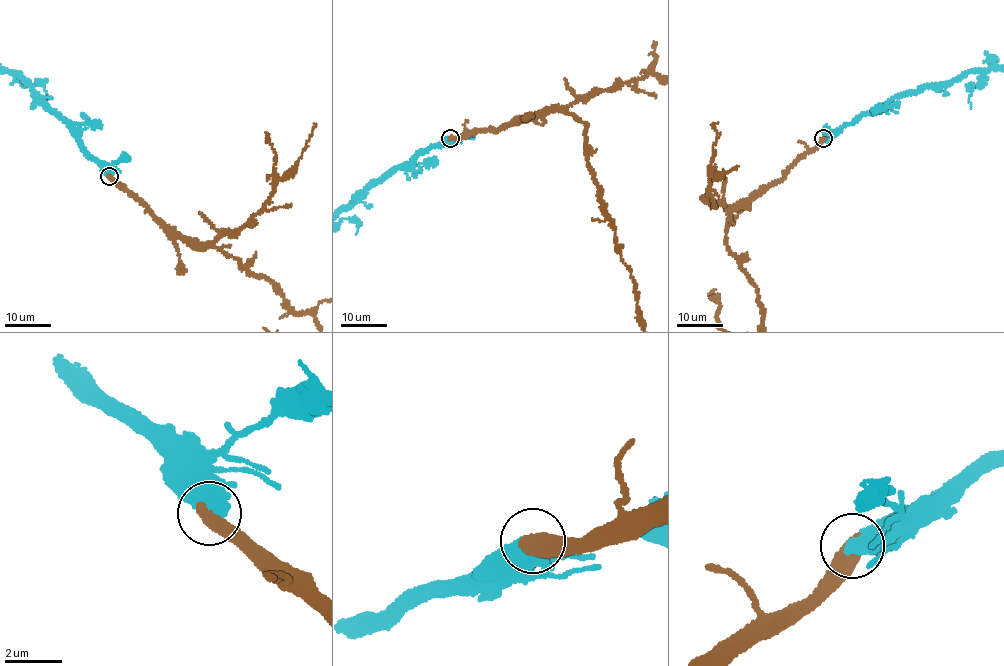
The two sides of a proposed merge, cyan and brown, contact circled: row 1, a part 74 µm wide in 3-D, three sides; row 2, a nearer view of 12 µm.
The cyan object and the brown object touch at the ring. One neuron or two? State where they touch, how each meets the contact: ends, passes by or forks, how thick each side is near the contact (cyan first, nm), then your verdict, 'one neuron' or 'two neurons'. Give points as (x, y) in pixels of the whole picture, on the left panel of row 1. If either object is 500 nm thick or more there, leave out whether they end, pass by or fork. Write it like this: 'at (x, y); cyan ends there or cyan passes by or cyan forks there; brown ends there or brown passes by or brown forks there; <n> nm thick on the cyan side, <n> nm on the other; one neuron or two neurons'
at (109, 176); 600 nm thick on the cyan side, 600 nm on the other; one neuron

